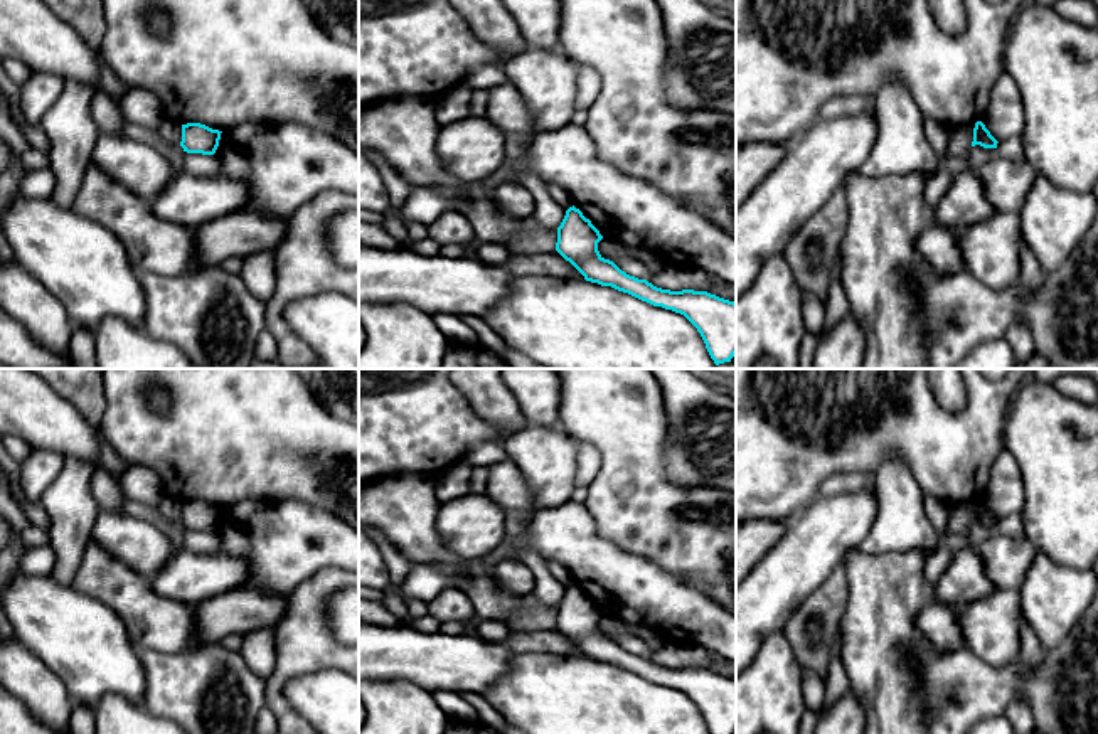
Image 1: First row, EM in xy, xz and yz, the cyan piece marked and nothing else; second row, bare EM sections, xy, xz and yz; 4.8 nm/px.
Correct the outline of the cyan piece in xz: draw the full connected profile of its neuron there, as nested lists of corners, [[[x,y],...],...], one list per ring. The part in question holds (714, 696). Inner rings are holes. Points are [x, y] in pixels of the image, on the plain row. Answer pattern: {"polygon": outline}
{"polygon": [[[574,582],[557,604],[556,628],[569,638],[586,658],[611,663],[653,683],[684,692],[701,710],[711,734],[736,732],[736,680],[707,668],[662,667],[621,648],[598,628],[600,608]]]}

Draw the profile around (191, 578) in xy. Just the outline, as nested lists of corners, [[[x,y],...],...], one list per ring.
[[[177,547],[150,584],[158,594],[194,606],[221,593],[243,588],[248,576],[248,564],[237,557],[222,552],[194,554]]]

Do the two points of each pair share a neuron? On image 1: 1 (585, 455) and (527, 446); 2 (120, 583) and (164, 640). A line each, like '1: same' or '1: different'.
1: different
2: same

